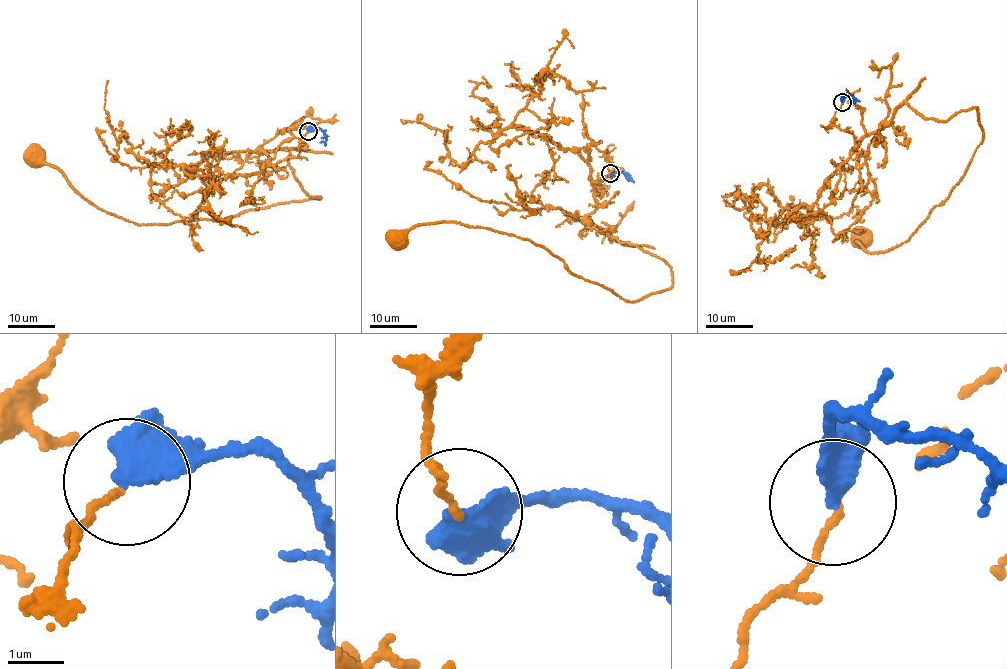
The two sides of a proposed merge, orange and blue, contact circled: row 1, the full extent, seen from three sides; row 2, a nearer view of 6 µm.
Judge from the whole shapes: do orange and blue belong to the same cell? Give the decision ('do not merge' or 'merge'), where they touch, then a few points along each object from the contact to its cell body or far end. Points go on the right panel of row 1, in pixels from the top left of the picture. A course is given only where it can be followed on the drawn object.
do not merge; place (842, 102); course orange (843, 102), (856, 146), (904, 102), (941, 121), (977, 109), (983, 136), (909, 238), (870, 254), (859, 237); course blue (842, 102), (843, 94), (855, 98), (855, 102)

